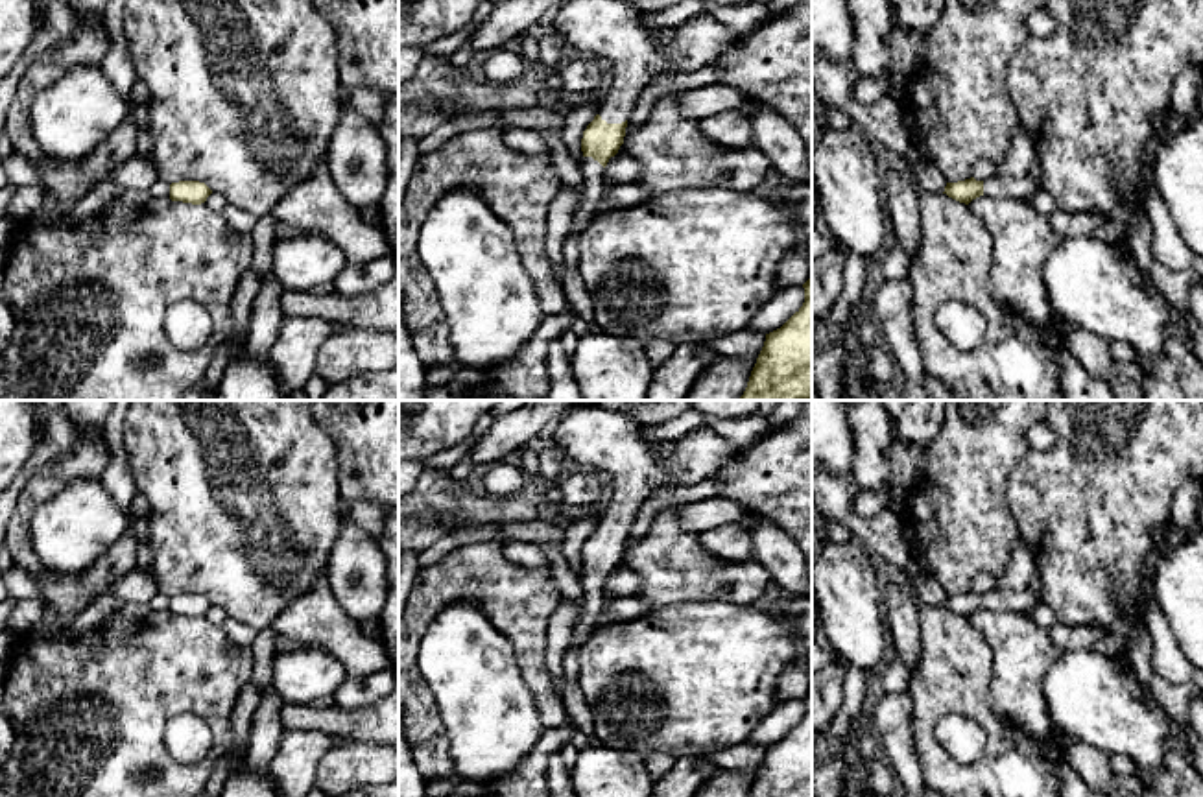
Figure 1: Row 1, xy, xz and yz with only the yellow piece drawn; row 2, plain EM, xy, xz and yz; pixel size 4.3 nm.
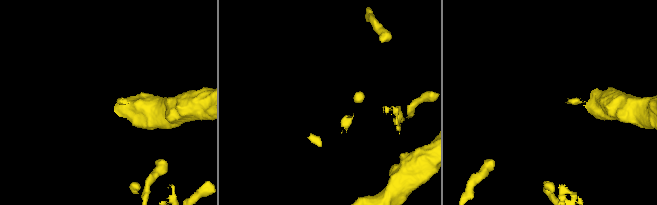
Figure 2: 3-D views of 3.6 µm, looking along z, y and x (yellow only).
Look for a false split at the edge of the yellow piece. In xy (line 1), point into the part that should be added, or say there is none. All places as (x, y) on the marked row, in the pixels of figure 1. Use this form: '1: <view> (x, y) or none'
1: none

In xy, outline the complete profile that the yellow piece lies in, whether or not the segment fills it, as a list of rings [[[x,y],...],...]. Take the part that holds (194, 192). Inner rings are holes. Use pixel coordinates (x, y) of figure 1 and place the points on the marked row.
[[[179,181],[179,183],[170,184],[172,201],[201,205],[207,201],[210,194],[212,190],[205,183],[199,183],[199,181]]]

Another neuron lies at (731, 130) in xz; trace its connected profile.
[[[736,111],[718,113],[697,120],[701,133],[729,149],[755,148],[751,120]]]

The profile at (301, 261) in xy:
[[[280,232],[273,245],[271,268],[284,290],[330,284],[347,264],[343,251],[319,232]]]

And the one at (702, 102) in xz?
[[[718,83],[679,92],[679,105],[683,113],[696,122],[718,113],[736,111],[747,101],[749,100],[742,92]]]

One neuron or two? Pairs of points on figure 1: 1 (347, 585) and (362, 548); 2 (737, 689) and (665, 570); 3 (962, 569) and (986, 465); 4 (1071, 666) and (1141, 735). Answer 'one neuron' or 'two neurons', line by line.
1: one neuron
2: two neurons
3: one neuron
4: one neuron

